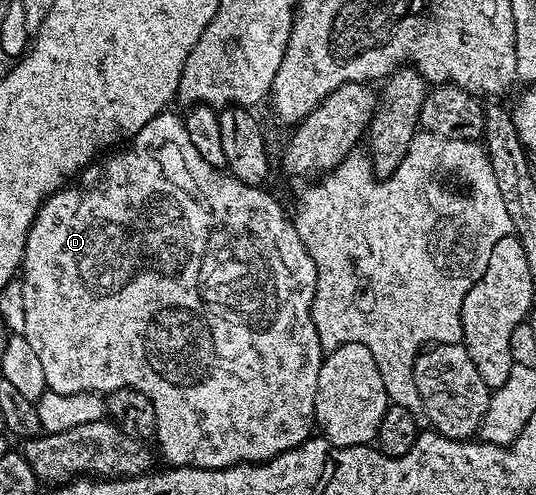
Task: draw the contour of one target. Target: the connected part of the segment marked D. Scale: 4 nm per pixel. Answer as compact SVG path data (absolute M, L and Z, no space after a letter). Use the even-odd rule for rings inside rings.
M164 111L157 114L136 137L131 138L126 147L120 148L112 157L104 156L87 166L79 174L74 183L68 184L51 197L39 209L39 214L35 216L33 227L27 236L27 251L23 255L21 266L21 280L23 283L23 294L25 303L23 304L23 315L21 318L22 336L27 338L29 347L33 347L33 352L41 359L41 367L45 371L45 383L52 393L64 393L73 395L74 393L98 393L106 395L112 393L114 389L136 389L141 391L141 395L149 395L149 403L153 403L153 411L157 415L157 427L155 428L154 440L159 441L159 449L163 452L166 464L171 467L182 467L191 465L195 469L228 469L234 465L250 465L261 461L272 461L277 455L285 451L295 449L299 445L304 445L312 436L315 424L315 400L317 399L317 375L321 375L321 367L325 350L321 347L317 327L313 323L311 308L313 307L313 295L317 287L317 271L313 267L311 257L307 254L305 243L299 240L299 233L295 230L295 222L285 210L279 206L279 201L271 193L266 193L266 188L249 183L241 183L232 177L230 173L213 168L205 159L201 159L201 154L197 152L197 147L193 147L193 139L189 139L189 131L185 131L185 123L180 114Z

